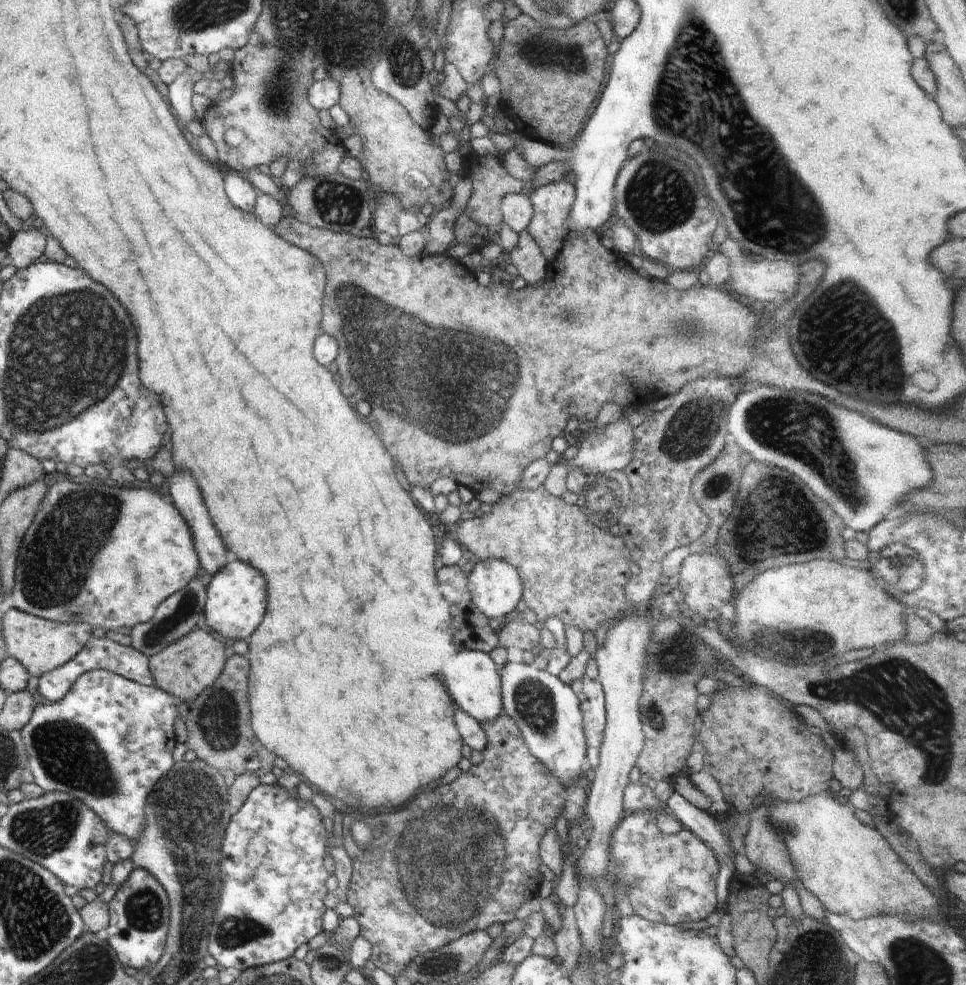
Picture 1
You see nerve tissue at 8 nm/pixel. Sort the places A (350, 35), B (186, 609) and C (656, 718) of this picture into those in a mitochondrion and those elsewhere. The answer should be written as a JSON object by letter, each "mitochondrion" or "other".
{"A":"mitochondrion","B":"mitochondrion","C":"mitochondrion"}

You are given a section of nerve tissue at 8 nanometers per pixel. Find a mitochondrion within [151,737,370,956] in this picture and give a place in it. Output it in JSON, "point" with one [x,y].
{"point":[230,932]}

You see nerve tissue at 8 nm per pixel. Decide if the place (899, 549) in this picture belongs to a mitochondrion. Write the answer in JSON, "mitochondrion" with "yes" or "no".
{"mitochondrion":"yes"}

